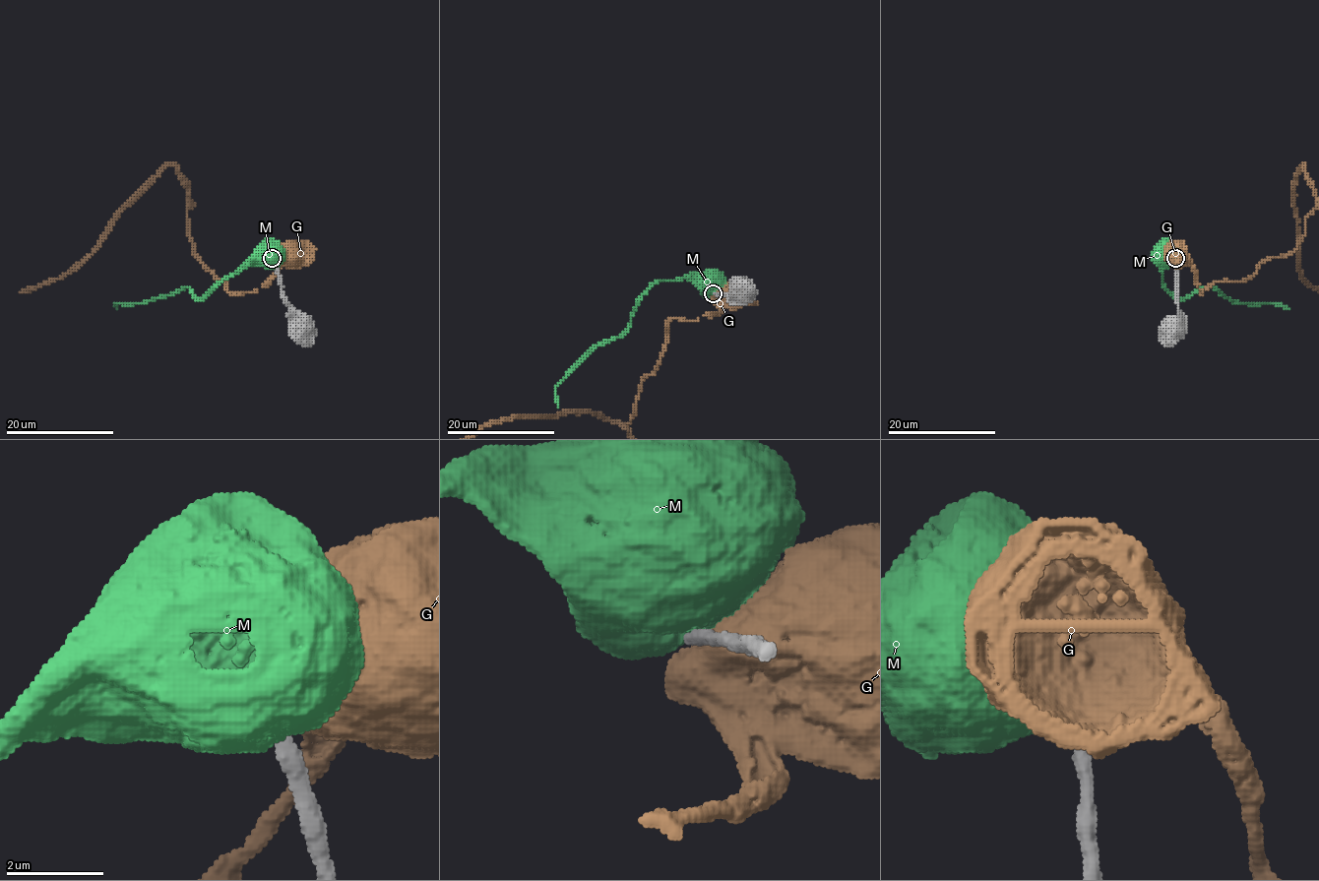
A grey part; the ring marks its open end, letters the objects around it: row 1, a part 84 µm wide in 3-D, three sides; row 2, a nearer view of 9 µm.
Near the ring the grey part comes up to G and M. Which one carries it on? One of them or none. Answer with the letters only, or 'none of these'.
none of these

